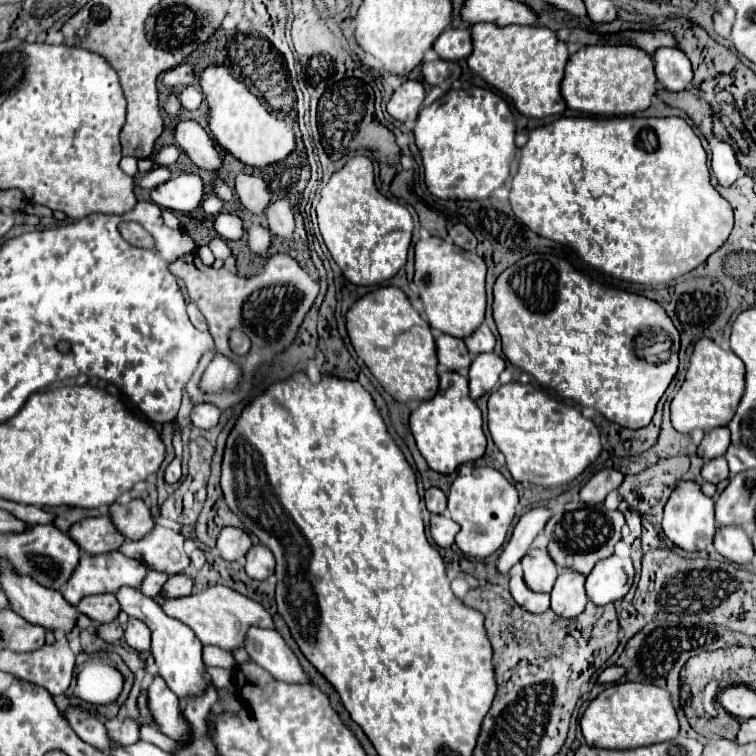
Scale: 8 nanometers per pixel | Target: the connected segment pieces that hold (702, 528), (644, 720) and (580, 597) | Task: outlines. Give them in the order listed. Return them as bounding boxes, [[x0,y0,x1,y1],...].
[[663,481,715,551],[581,683,679,749],[551,569,587,619]]

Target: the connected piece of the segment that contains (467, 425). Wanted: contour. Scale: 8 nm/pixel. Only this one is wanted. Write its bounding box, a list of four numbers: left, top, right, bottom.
[411,371,487,475]

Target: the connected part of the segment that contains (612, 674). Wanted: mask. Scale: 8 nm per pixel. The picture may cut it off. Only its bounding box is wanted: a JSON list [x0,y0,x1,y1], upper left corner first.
[597,665,625,683]

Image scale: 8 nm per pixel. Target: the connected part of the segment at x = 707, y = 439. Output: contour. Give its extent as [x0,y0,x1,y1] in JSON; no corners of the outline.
[697,427,729,461]

